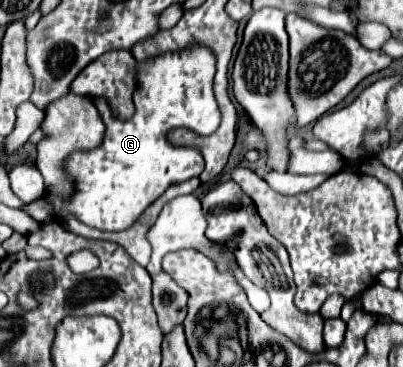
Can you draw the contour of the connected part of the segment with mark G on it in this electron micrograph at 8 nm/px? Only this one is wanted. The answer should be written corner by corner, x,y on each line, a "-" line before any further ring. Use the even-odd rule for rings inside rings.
192,46
138,64
136,112
130,120
116,118
104,98
94,98
94,106
106,124
106,134
98,148
76,150
74,166
66,164
66,172
74,180
74,196
70,200
60,200
56,192
46,192
46,200
54,208
54,218
64,220
72,214
90,228
120,232
132,226
170,184
200,176
204,170
202,154
198,150
176,150
166,142
166,134
182,126
208,136
220,126
220,108
213,92
214,75
212,50
207,46

